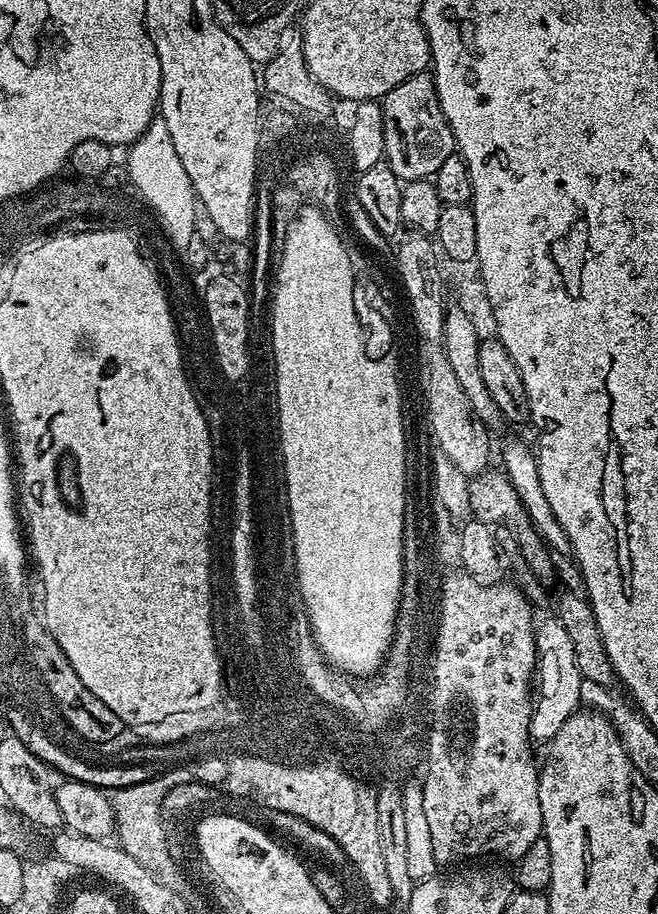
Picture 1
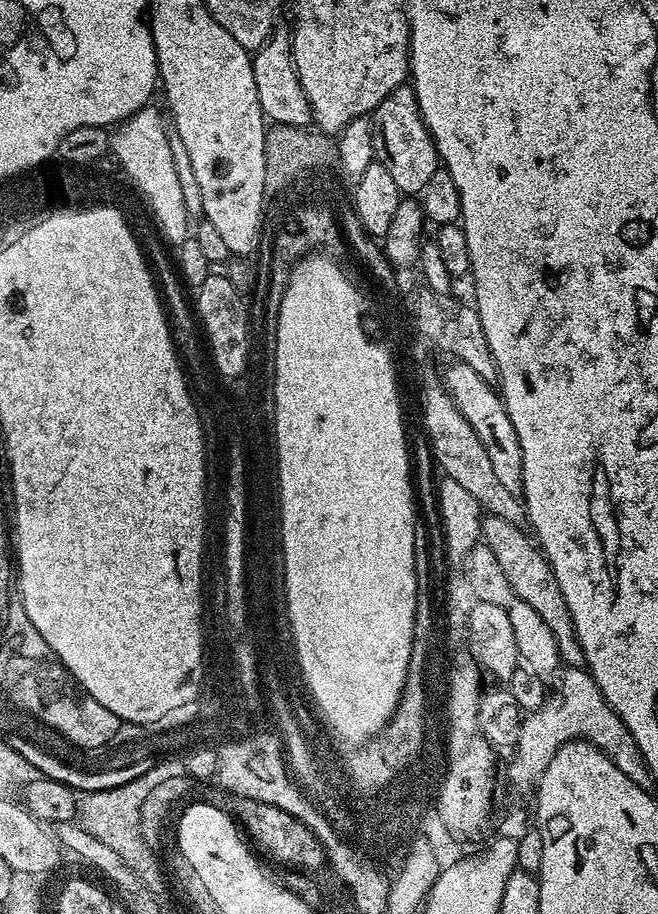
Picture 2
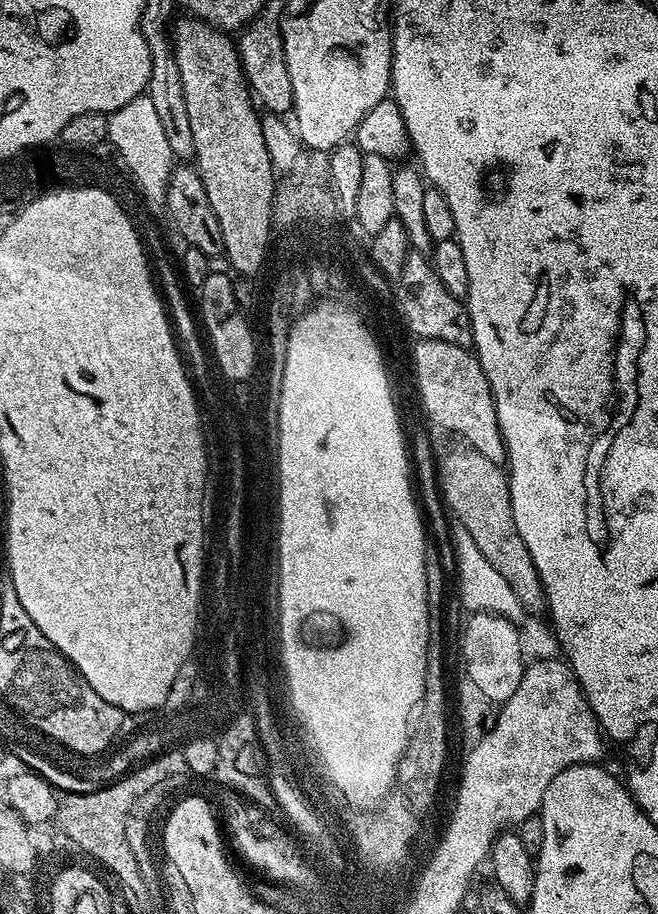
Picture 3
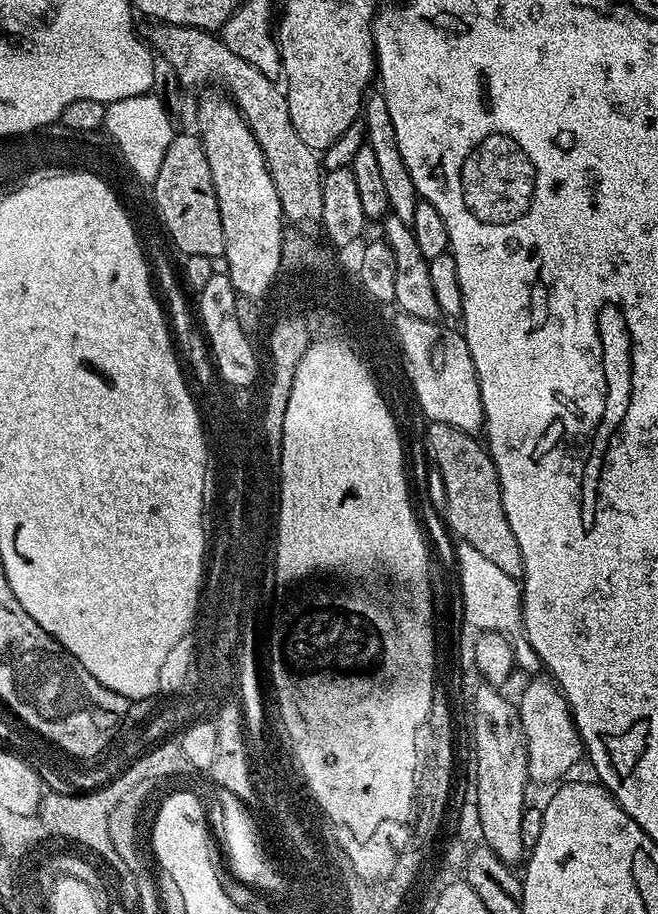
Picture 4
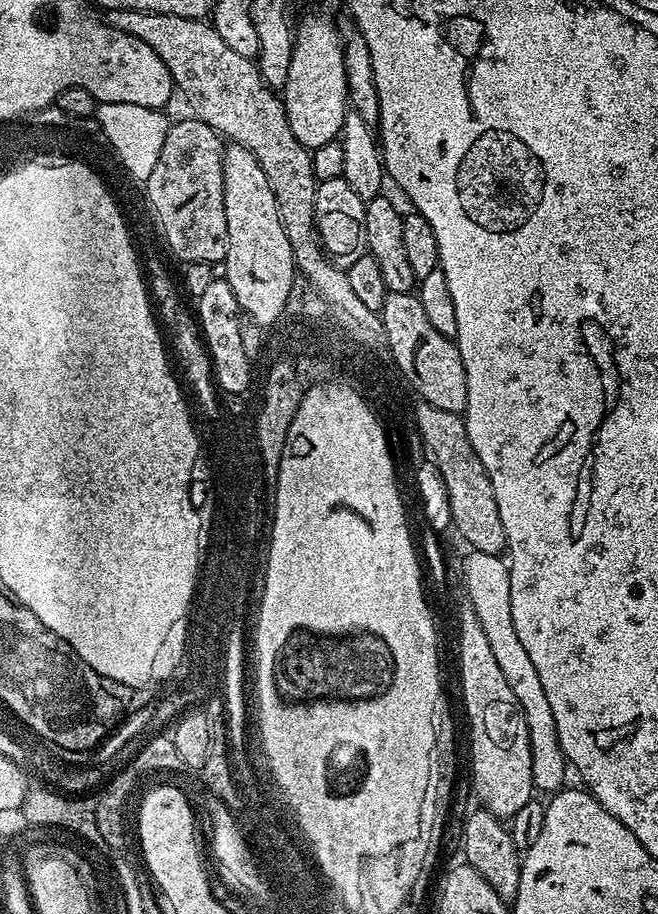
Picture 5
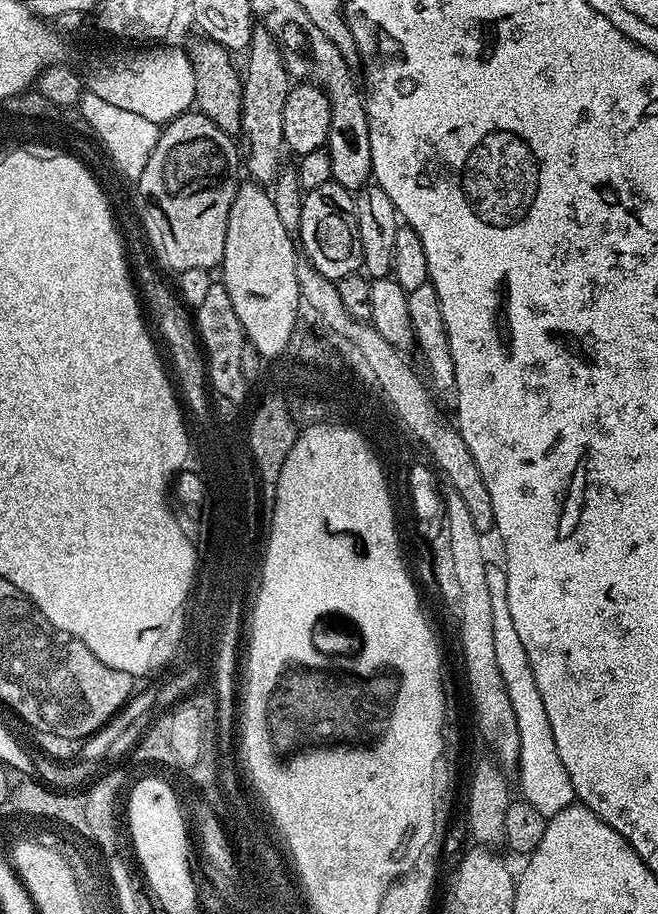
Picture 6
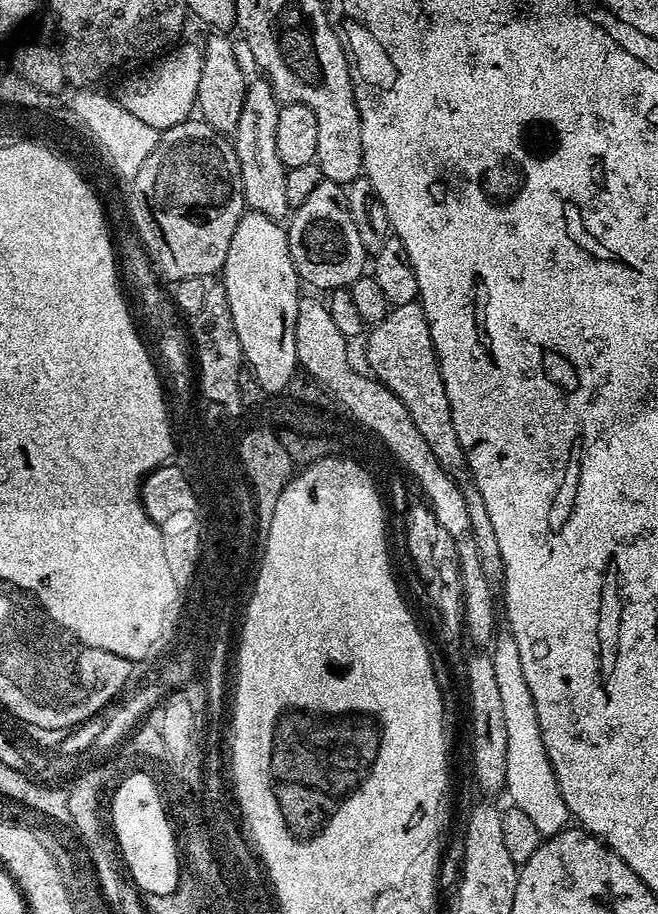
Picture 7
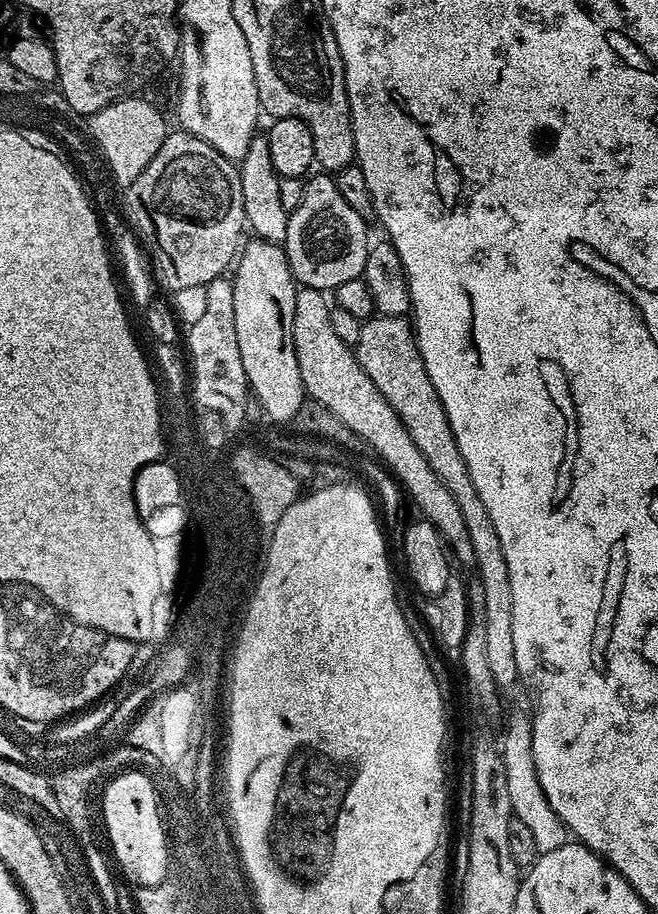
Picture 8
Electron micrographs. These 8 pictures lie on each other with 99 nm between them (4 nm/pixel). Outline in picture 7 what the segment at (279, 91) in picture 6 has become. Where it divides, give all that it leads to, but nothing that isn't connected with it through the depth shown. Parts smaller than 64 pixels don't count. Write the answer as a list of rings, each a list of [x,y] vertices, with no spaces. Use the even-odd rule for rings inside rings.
[[[249,79],[244,89],[242,114],[238,118],[236,131],[231,137],[232,149],[235,150],[240,163],[245,205],[251,211],[266,214],[271,220],[278,221],[283,221],[290,212],[286,202],[288,169],[284,167],[282,158],[278,158],[278,114],[281,107],[268,80]]]

